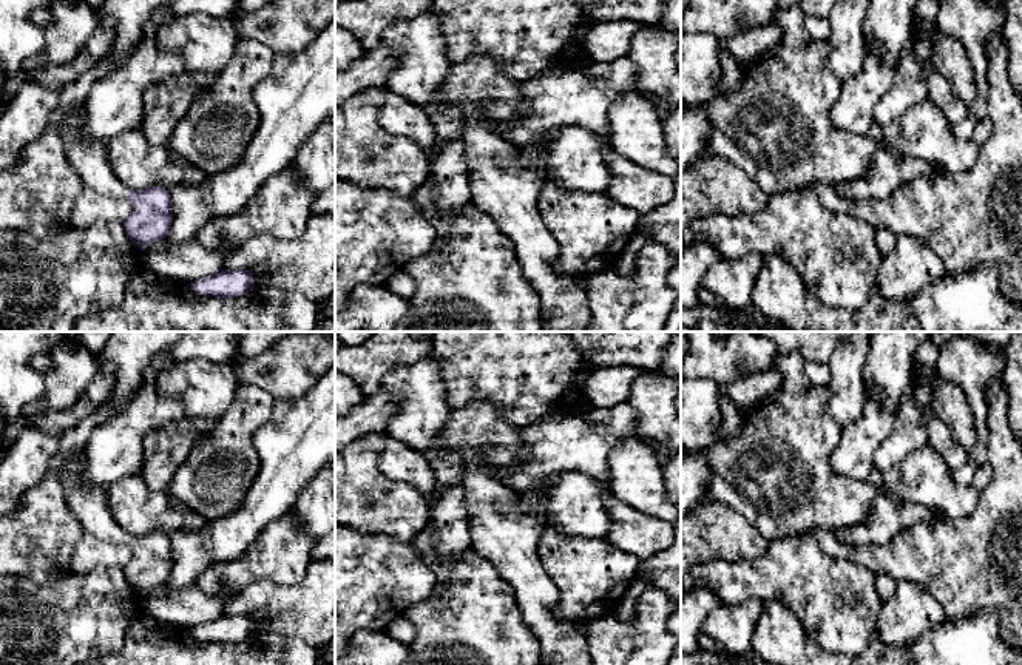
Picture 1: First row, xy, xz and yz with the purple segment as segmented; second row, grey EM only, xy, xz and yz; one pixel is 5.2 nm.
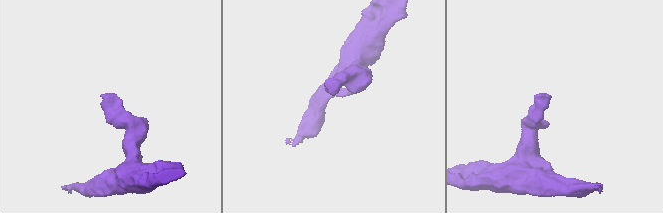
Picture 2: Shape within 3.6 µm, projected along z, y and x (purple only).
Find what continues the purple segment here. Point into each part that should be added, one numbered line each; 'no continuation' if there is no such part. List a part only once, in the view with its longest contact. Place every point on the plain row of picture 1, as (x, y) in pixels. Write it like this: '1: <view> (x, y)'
1: xy (90, 506)

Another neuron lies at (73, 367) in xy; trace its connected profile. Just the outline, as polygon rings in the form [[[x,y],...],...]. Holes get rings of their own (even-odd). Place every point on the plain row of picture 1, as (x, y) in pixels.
[[[66,338],[48,353],[51,369],[43,375],[45,395],[28,404],[25,414],[32,417],[48,410],[71,407],[97,373],[97,358],[79,343]]]

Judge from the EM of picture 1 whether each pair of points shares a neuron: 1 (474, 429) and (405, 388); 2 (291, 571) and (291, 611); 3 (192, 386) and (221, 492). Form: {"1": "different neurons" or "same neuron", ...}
{"1": "different neurons", "2": "different neurons", "3": "different neurons"}

